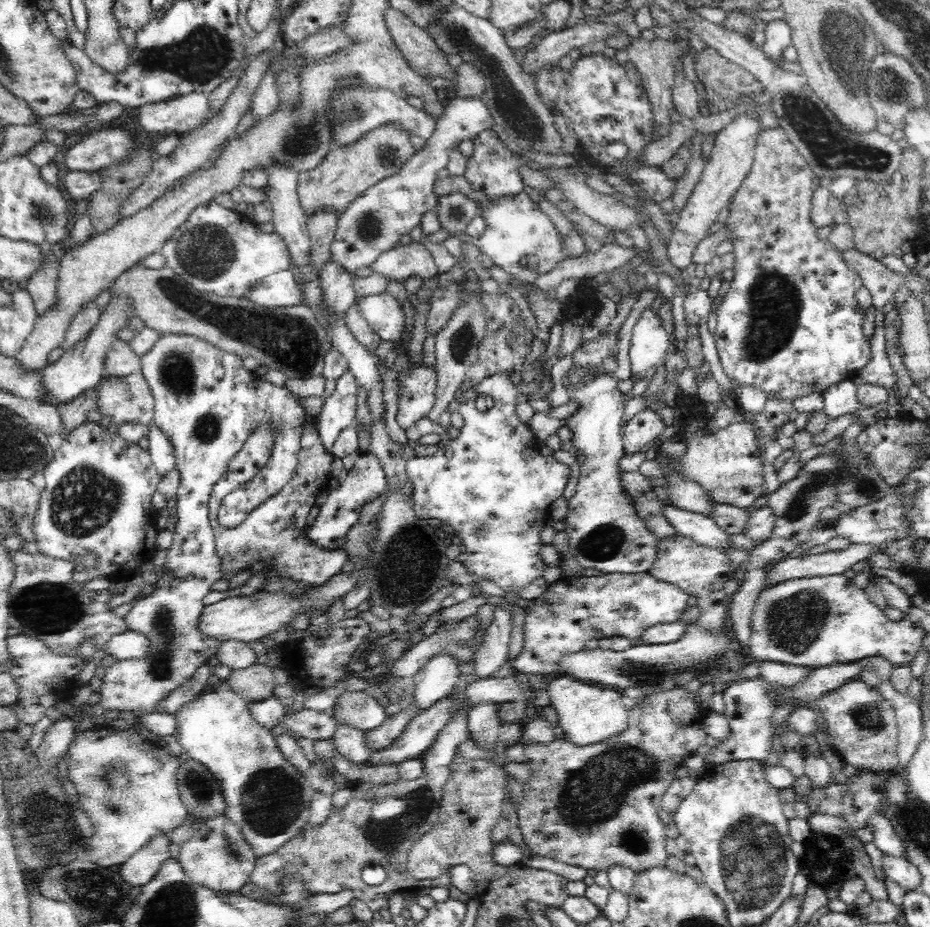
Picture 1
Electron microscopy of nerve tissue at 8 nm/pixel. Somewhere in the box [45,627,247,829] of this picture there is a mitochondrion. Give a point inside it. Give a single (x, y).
(199, 787)

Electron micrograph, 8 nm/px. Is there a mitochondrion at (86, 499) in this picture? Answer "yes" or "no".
yes

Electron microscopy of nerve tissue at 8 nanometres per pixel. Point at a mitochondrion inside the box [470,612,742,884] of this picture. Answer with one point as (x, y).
(595, 793)

